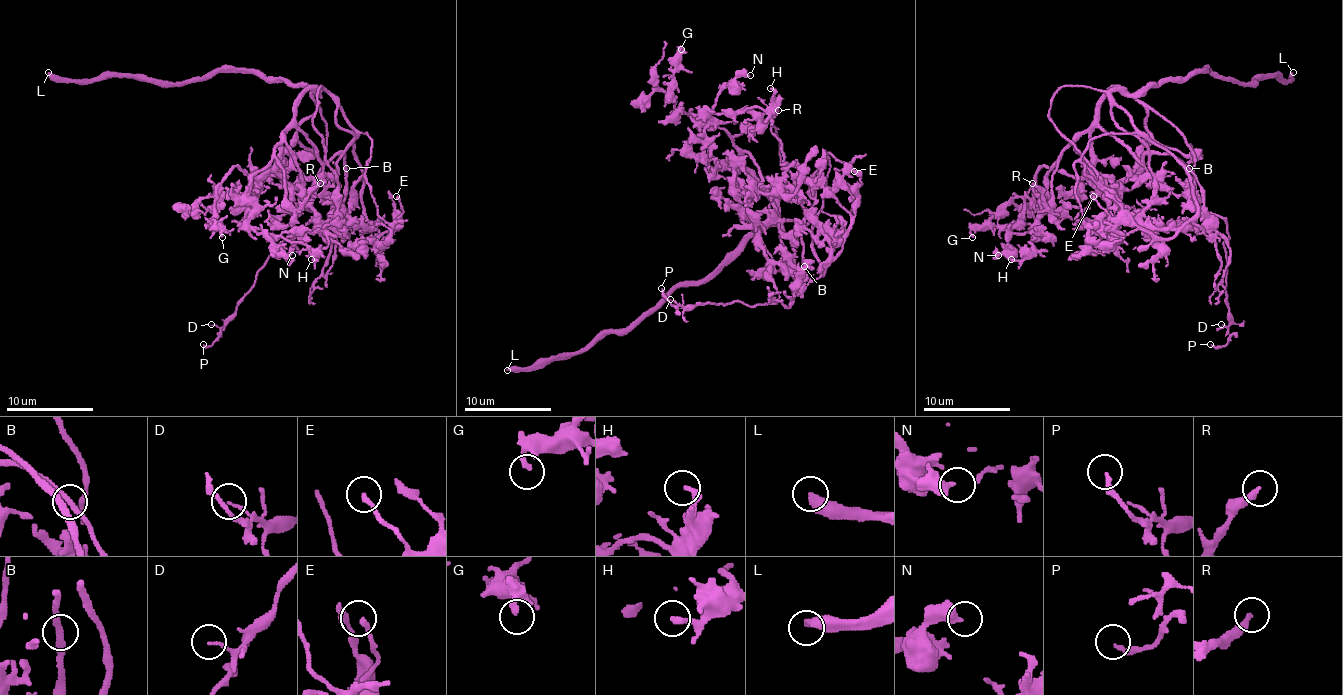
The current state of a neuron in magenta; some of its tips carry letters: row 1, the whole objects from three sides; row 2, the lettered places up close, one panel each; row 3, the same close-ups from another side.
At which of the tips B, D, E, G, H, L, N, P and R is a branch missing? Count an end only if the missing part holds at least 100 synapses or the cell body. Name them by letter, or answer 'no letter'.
L

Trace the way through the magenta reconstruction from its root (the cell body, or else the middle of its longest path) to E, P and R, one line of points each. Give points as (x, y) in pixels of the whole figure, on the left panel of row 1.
E: (320, 109), (326, 153), (315, 192), (341, 209), (341, 231), (370, 224), (385, 237), (402, 211), (396, 196)
P: (320, 109), (326, 125), (313, 194), (320, 216), (270, 255), (218, 339), (203, 344)
R: (320, 109), (315, 92), (309, 90), (274, 151), (285, 177), (285, 198), (296, 209), (320, 183)

